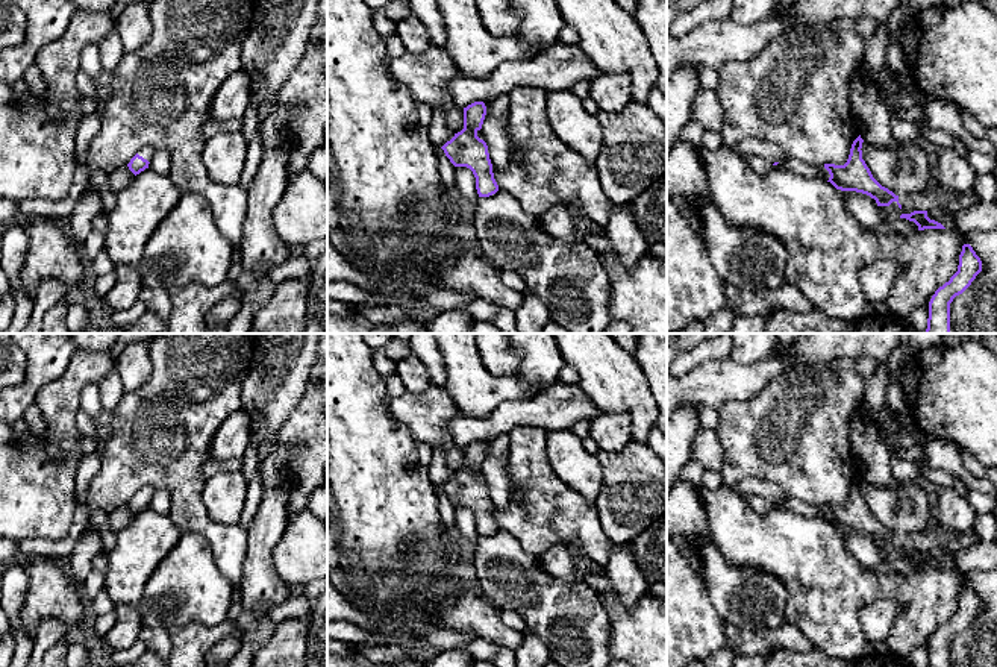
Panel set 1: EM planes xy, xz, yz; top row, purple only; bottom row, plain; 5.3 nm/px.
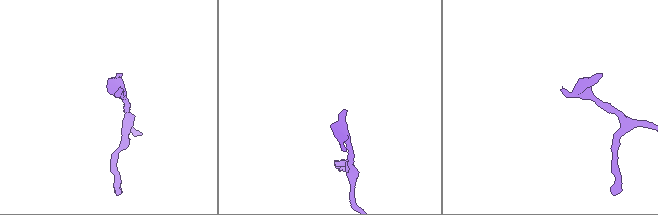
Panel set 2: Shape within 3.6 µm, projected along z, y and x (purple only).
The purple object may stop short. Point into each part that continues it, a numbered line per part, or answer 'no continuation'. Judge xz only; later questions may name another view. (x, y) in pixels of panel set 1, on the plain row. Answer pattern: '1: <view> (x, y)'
no continuation

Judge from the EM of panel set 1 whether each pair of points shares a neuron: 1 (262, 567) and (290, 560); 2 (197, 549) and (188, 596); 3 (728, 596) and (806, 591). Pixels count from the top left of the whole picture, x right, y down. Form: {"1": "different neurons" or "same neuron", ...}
{"1": "different neurons", "2": "same neuron", "3": "different neurons"}

